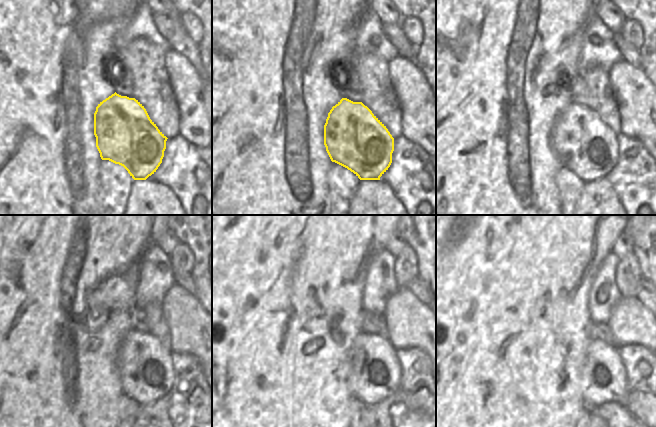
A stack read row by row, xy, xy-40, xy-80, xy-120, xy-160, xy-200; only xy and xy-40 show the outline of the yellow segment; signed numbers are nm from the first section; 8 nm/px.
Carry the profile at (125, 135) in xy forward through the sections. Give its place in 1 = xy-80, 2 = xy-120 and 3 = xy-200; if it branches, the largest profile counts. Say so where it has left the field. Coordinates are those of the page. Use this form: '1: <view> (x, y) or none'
1: xy-80 (585, 145)
2: xy-120 (145, 367)
3: xy-200 (604, 379)

